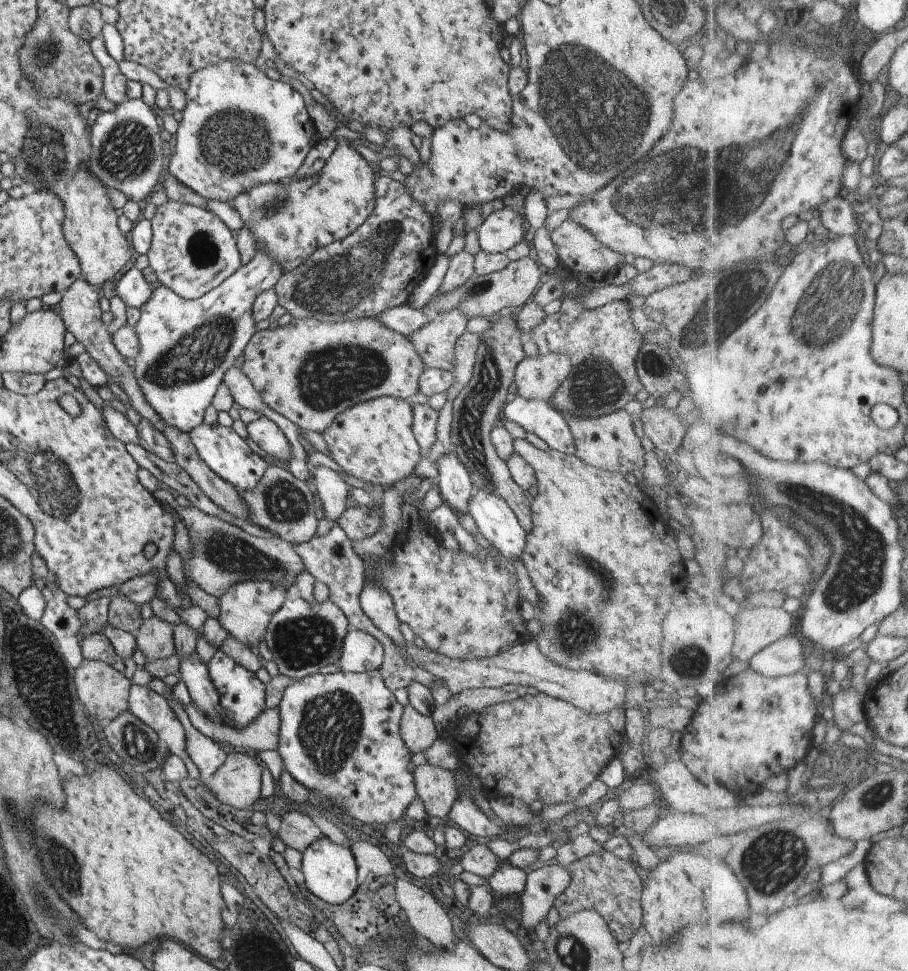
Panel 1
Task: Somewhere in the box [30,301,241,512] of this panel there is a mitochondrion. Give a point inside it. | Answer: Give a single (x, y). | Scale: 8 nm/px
(198, 352)

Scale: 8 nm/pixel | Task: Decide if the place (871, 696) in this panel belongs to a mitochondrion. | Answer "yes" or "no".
no

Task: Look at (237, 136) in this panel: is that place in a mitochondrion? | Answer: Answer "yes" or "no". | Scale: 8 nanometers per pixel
yes

